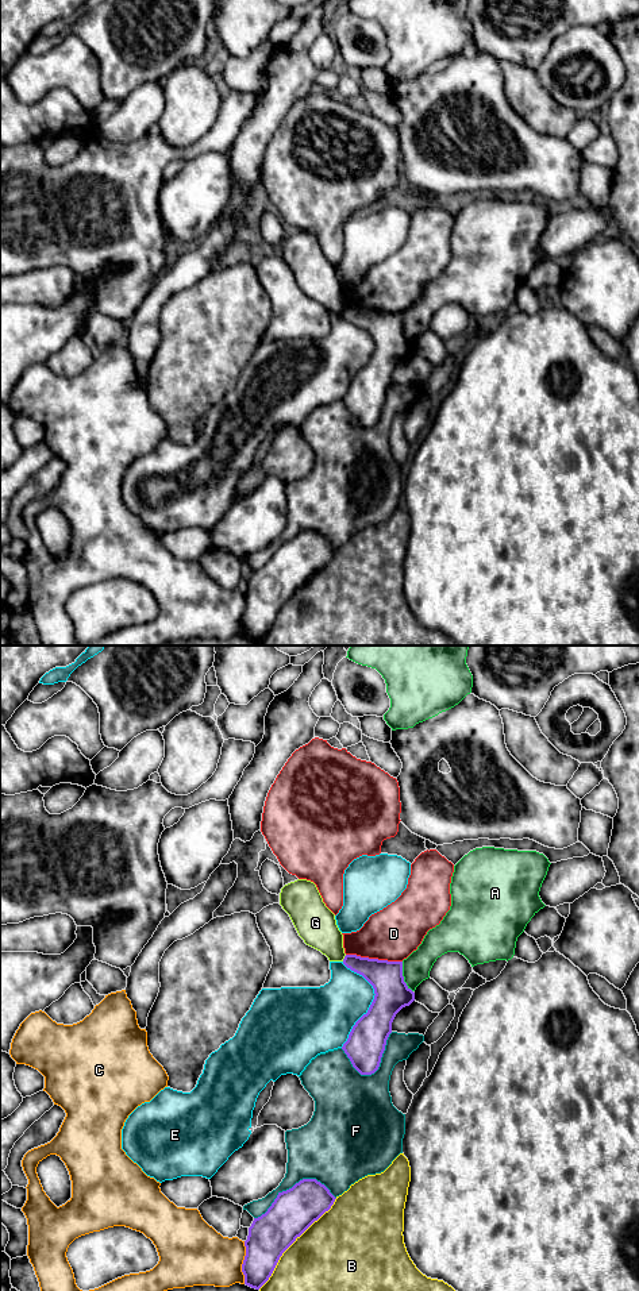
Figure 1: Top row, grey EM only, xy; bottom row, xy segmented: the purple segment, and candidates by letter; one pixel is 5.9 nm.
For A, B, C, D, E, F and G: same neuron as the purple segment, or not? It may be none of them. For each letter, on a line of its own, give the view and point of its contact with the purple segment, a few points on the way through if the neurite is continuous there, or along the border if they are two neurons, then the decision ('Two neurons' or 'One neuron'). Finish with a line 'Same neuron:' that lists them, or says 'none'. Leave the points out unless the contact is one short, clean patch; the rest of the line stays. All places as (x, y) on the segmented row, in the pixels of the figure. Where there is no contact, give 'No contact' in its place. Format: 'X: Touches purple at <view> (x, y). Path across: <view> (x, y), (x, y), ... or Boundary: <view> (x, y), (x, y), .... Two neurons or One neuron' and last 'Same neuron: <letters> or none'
A: Touches purple at xy (403, 977). Two neurons
B: Touches purple at xy (293, 1241). Two neurons
C: Touches purple at xy (243, 1263). Two neurons
D: Touches purple at xy (374, 959). Two neurons
E: Touches purple at xy (372, 1002). Two neurons
F: Touches purple at xy (293, 1186). Two neurons
G: Touches purple at xy (345, 958). Boundary: xy (346, 955), (342, 960). Two neurons
Same neuron: none

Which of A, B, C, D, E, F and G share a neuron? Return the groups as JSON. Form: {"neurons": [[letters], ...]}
{"neurons": [["A"], ["B"], ["C"], ["D"], ["E"], ["F"], ["G"]]}

